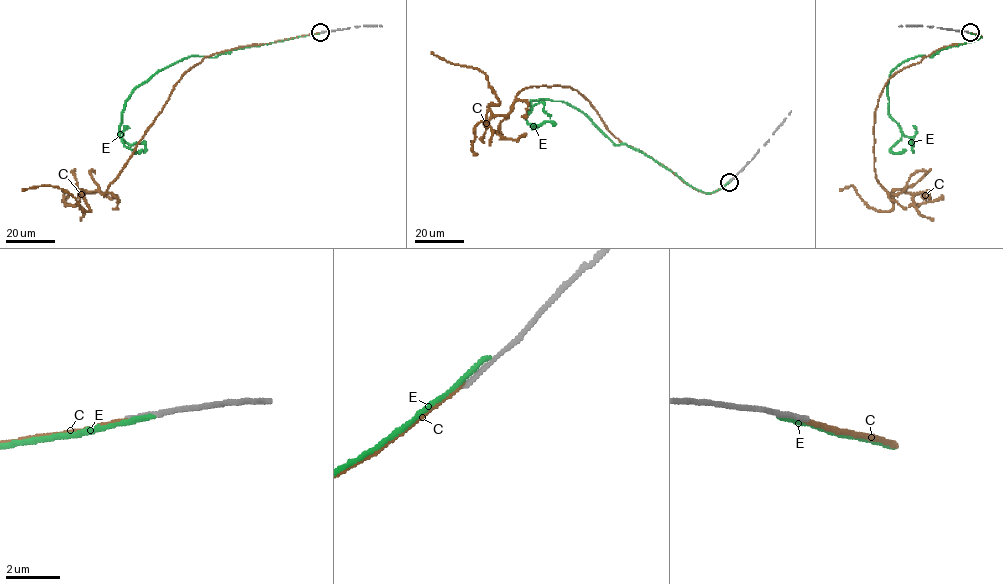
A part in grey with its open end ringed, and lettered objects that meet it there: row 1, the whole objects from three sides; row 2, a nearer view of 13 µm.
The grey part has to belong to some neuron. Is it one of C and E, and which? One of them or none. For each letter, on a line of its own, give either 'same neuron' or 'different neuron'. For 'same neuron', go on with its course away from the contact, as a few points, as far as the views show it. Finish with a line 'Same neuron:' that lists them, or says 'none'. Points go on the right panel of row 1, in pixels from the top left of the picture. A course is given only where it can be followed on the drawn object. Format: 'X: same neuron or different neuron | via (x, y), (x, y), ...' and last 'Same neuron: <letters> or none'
C: different neuron
E: different neuron
Same neuron: none

